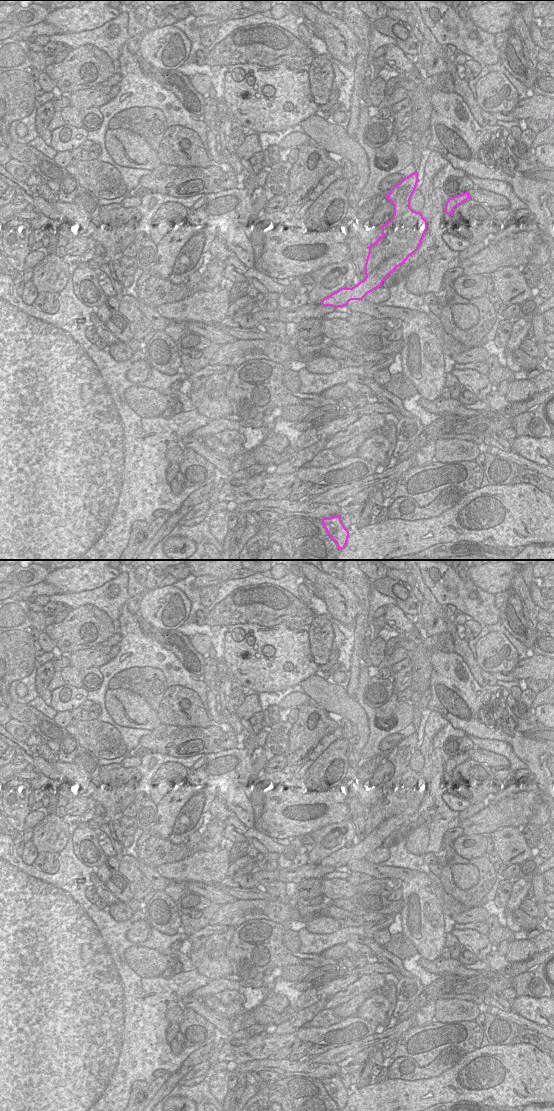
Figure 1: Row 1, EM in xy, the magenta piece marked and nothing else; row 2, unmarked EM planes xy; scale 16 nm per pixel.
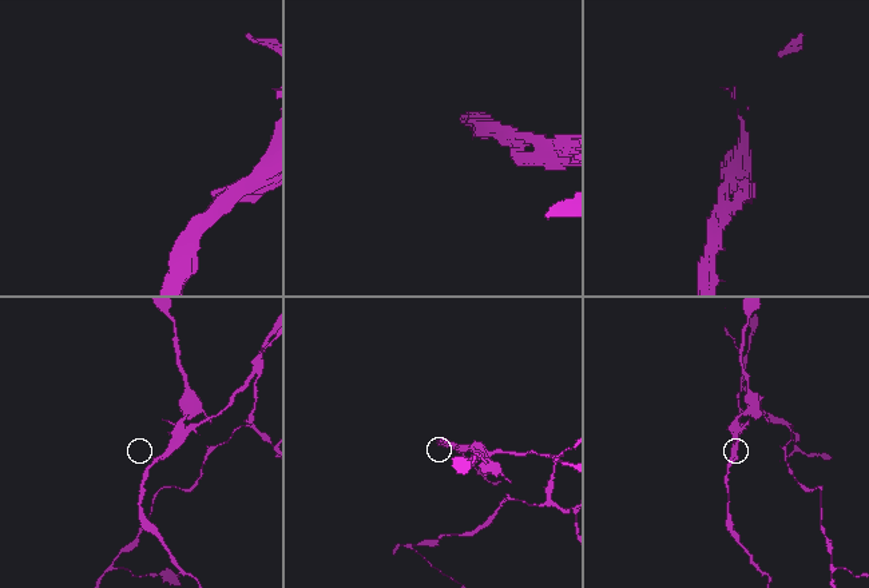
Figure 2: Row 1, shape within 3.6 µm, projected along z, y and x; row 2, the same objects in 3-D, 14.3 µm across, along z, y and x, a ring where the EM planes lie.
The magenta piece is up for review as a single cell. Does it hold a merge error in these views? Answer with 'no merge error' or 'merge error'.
merge error

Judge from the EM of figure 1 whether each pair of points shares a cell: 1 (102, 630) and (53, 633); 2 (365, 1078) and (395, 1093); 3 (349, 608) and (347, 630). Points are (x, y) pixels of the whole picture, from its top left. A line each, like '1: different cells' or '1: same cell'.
1: same cell
2: different cells
3: different cells

